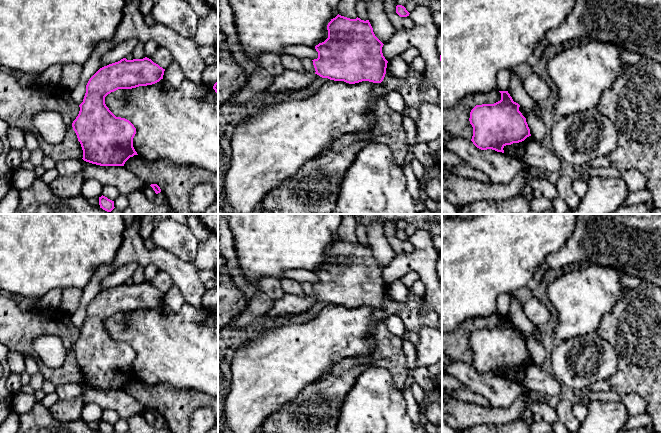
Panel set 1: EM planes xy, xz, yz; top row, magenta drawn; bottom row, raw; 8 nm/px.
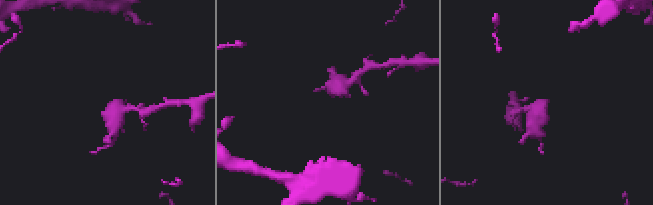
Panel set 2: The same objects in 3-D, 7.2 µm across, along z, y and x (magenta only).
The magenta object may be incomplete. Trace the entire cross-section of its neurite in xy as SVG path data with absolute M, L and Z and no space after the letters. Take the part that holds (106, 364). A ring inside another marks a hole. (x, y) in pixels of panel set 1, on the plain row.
M151 283L127 284L100 292L88 305L80 335L72 347L78 365L83 374L83 384L100 390L124 390L125 386L138 379L133 371L136 352L127 343L116 341L106 330L105 321L118 313L132 313L139 310L152 309L163 303L165 293Z

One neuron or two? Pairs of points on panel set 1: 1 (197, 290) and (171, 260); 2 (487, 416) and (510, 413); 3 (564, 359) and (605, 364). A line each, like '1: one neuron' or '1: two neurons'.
1: one neuron
2: one neuron
3: one neuron

